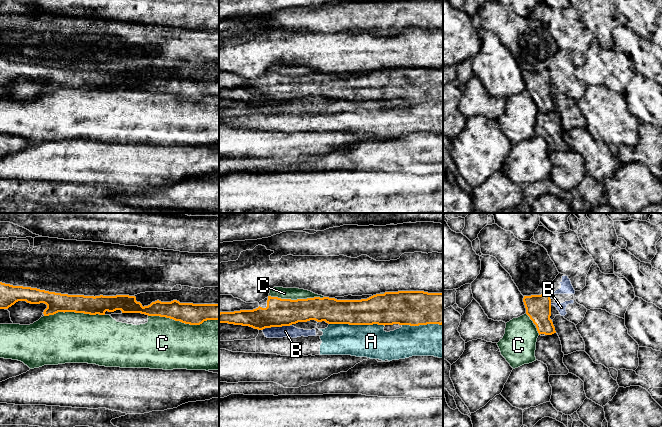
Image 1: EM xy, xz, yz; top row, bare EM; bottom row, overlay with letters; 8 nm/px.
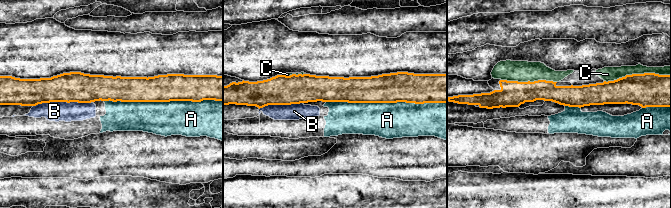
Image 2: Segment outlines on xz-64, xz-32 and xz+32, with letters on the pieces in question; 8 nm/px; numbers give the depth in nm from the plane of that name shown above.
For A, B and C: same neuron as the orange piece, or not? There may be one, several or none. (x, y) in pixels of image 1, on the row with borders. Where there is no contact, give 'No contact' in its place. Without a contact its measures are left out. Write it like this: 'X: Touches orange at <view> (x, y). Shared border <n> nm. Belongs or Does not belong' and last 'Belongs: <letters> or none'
A: Touches orange at xz (357, 324). Shared border 440 nm. Does not belong
B: Touches orange at xz (275, 326). Shared border 220 nm. Does not belong
C: Touches orange at xy (183, 322). Shared border 550 nm. Does not belong
Belongs: none

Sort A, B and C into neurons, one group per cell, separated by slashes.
A B / C

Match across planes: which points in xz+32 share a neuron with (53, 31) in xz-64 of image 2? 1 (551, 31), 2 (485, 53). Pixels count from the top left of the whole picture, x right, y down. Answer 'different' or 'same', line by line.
1: different
2: same

